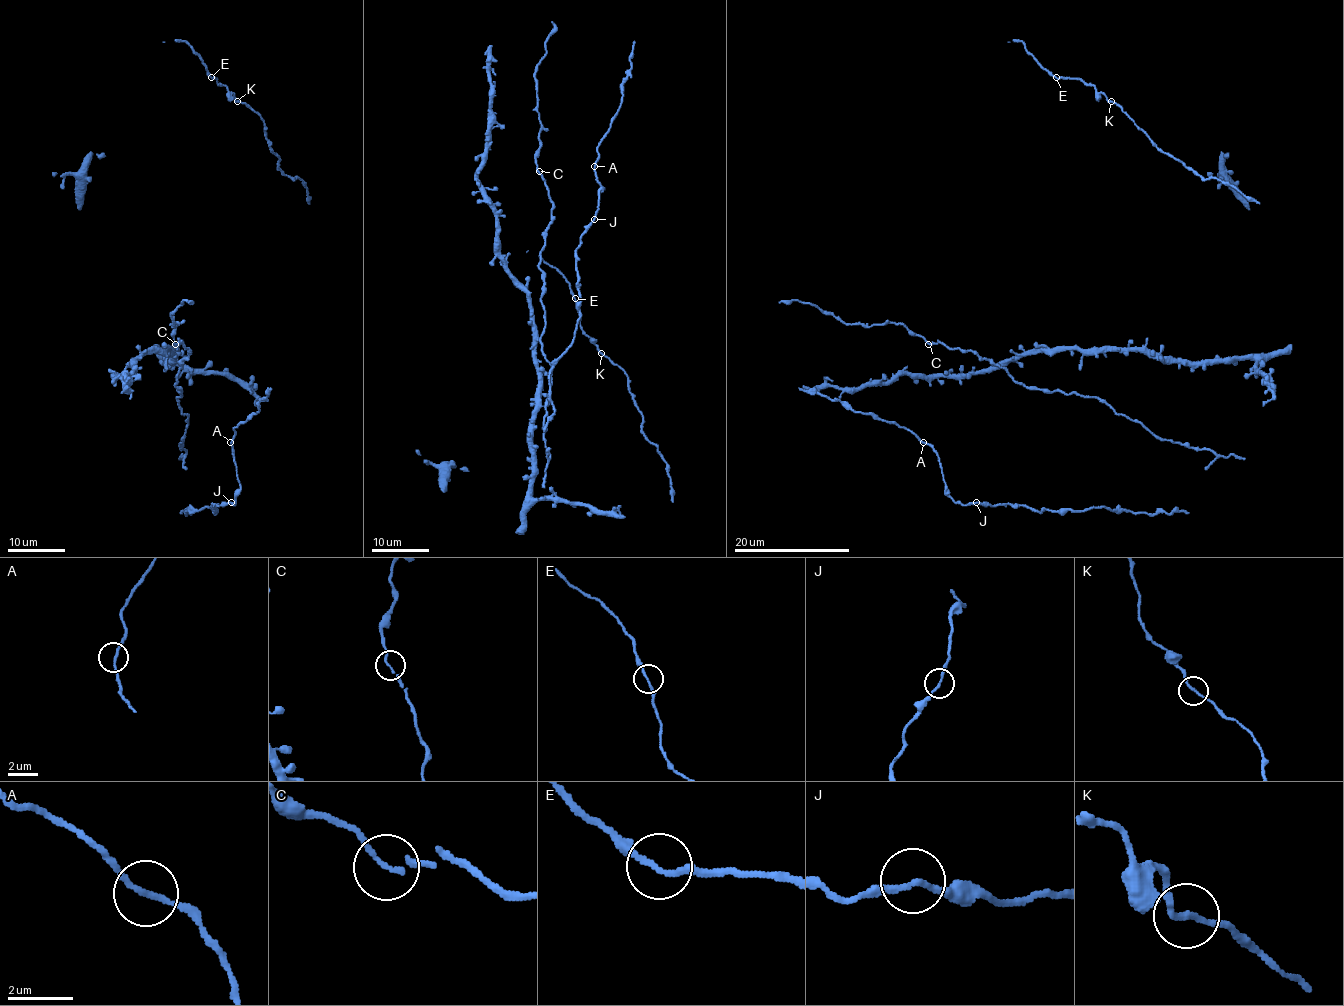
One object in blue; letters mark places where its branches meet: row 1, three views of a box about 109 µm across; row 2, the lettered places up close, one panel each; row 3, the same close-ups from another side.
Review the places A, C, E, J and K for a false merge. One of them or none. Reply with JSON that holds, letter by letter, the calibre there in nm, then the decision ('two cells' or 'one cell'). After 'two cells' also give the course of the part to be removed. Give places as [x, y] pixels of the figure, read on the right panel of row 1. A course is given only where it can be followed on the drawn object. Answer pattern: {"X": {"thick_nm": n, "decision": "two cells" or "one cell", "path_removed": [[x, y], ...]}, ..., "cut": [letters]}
{"A": {"thick_nm": 170, "decision": "one cell"}, "C": {"thick_nm": 140, "decision": "one cell"}, "E": {"thick_nm": 160, "decision": "one cell"}, "J": {"thick_nm": 160, "decision": "one cell"}, "K": {"thick_nm": 170, "decision": "one cell"}, "cut": []}

